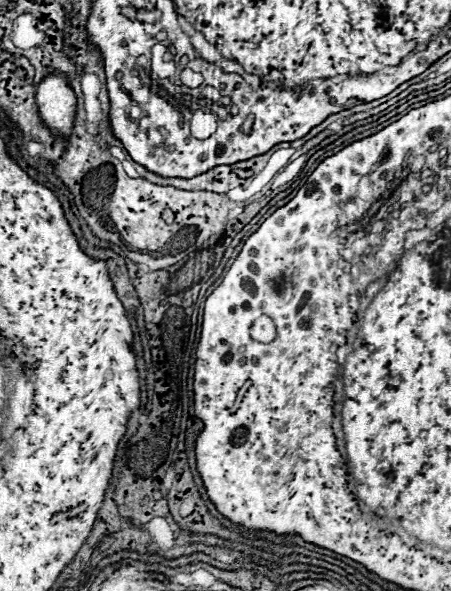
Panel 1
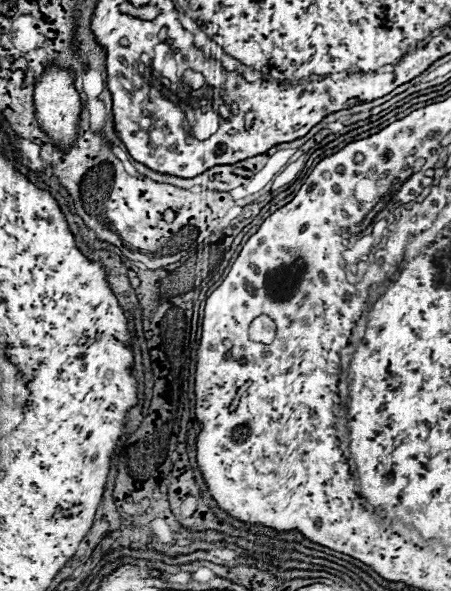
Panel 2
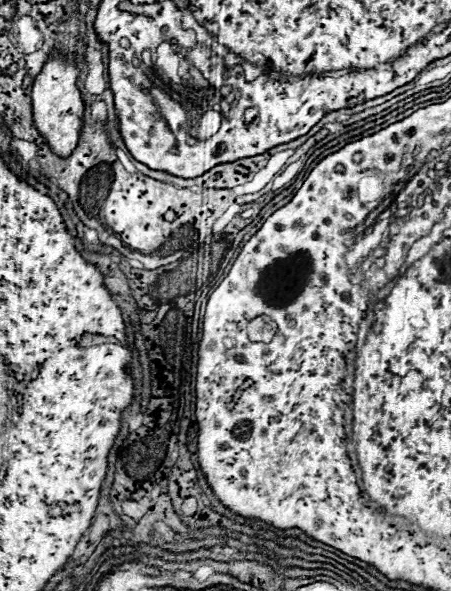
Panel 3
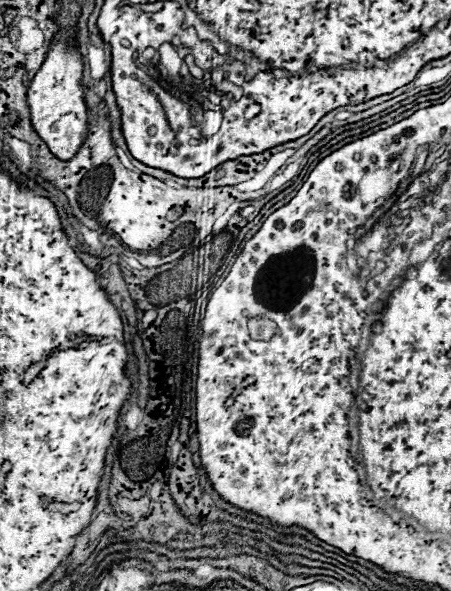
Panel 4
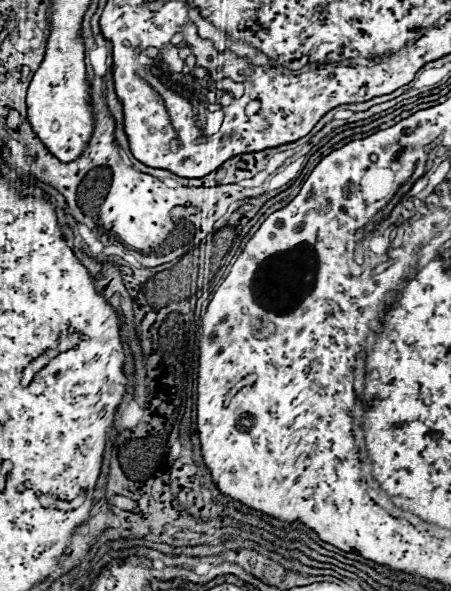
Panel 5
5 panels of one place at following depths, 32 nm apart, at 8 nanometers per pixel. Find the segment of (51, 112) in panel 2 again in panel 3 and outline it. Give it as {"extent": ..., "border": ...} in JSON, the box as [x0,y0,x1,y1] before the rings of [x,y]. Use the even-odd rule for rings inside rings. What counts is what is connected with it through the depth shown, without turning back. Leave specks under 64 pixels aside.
{"extent":[32,52,84,156],"border":[[[54,52],[50,60],[44,64],[42,72],[36,76],[32,86],[32,108],[34,108],[36,128],[48,140],[52,150],[60,156],[72,154],[72,148],[76,148],[80,130],[82,130],[84,102],[82,102],[80,90],[76,88],[76,80],[78,80],[76,64],[64,62],[60,52]]]}

